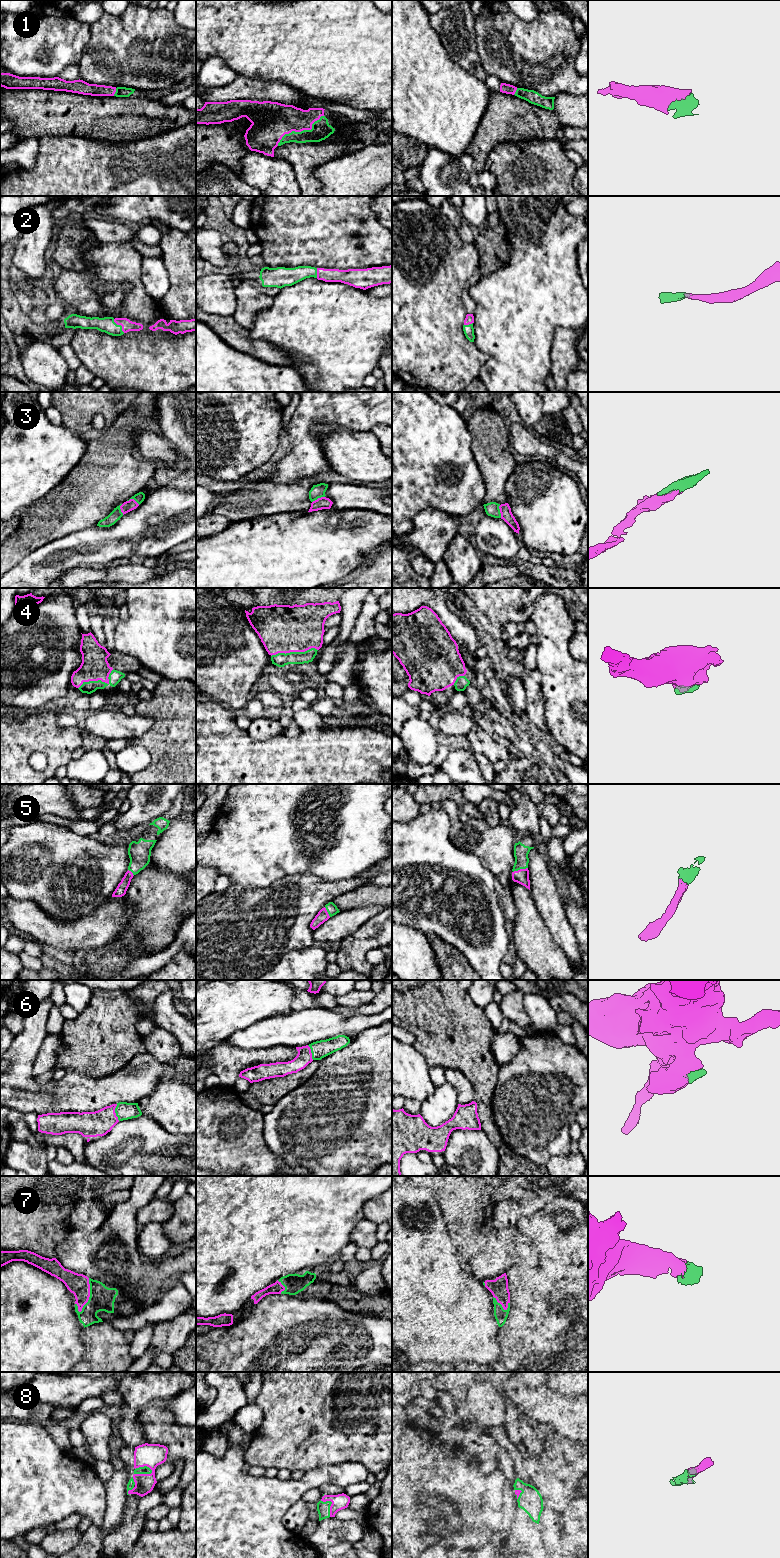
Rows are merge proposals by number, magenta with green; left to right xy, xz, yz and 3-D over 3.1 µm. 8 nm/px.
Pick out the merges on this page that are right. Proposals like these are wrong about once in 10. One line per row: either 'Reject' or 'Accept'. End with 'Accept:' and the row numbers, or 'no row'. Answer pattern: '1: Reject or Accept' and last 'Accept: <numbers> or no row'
1: Accept
2: Accept
3: Accept
4: Accept
5: Accept
6: Accept
7: Accept
8: Accept
Accept: 1, 2, 3, 4, 5, 6, 7, 8

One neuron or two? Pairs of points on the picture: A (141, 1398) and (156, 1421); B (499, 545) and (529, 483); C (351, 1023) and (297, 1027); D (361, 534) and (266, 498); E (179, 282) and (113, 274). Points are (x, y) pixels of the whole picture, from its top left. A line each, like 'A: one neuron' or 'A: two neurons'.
A: two neurons
B: two neurons
C: one neuron
D: two neurons
E: two neurons

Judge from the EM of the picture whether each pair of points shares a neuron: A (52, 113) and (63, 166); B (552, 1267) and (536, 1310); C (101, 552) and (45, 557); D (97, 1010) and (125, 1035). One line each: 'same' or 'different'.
A: different
B: different
C: same
D: same

